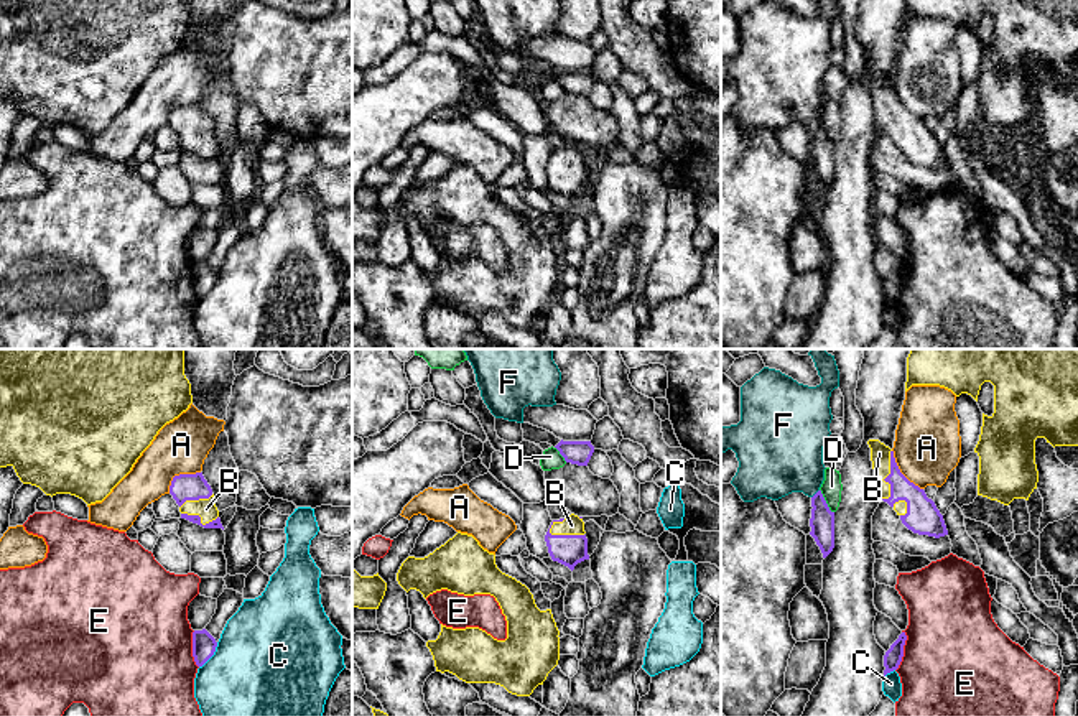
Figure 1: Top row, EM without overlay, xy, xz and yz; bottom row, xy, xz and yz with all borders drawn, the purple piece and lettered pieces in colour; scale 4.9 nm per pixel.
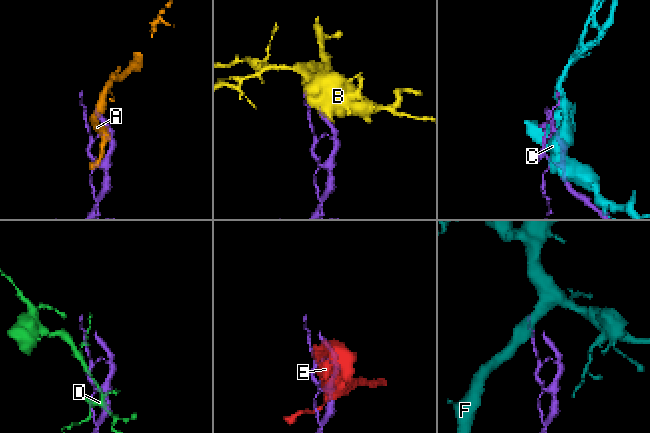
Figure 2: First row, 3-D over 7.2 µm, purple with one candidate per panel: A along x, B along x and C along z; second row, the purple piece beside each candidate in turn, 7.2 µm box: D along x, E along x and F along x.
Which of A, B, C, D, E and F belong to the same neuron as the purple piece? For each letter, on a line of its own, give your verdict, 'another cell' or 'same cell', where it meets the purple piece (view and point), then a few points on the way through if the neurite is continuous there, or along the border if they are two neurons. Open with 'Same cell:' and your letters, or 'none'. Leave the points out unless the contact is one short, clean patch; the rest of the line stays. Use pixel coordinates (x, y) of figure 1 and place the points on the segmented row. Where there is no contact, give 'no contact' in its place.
Same cell: B
A: another cell; contact yz (899, 471); border yz (892, 450), (897, 468), (922, 489)
B: same cell; contact xz (565, 535); way xz (568, 550), (565, 535), (571, 525)
C: another cell; contact xy (211, 655)
D: another cell; contact yz (825, 501)
E: another cell; contact yz (902, 650)
F: another cell; contact yz (815, 494)

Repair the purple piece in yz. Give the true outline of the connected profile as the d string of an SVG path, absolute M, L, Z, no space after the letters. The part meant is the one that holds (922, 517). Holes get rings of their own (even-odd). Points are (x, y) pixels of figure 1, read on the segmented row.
M869 439L867 444L879 494L897 512L902 523L918 535L935 538L948 535L935 502L900 472L894 451L879 439Z

